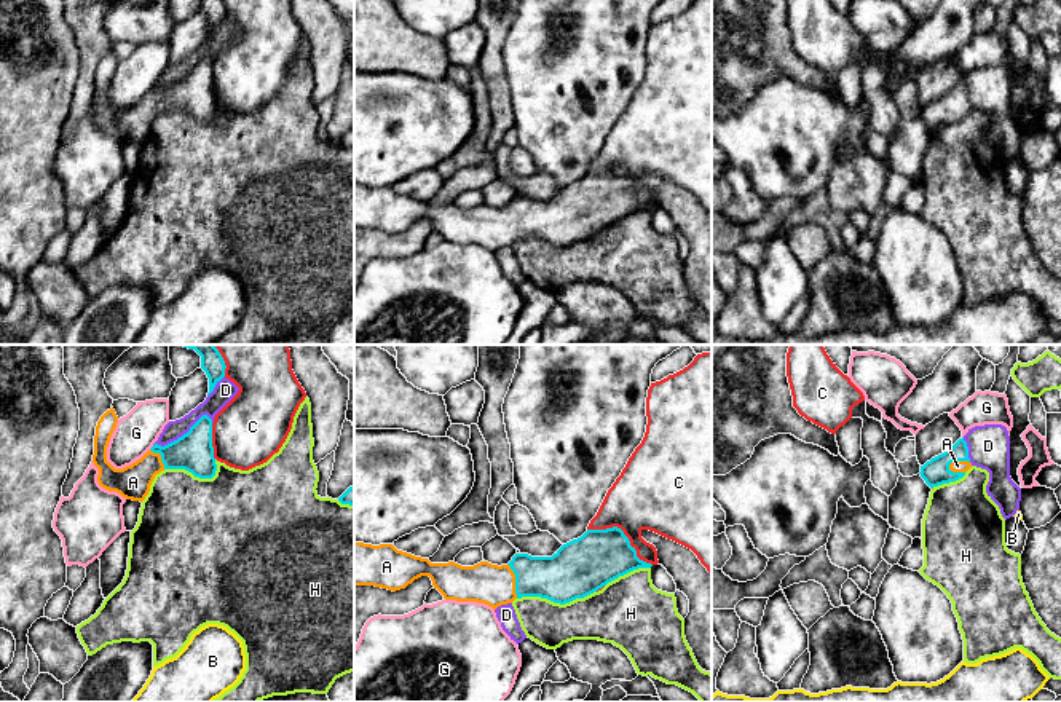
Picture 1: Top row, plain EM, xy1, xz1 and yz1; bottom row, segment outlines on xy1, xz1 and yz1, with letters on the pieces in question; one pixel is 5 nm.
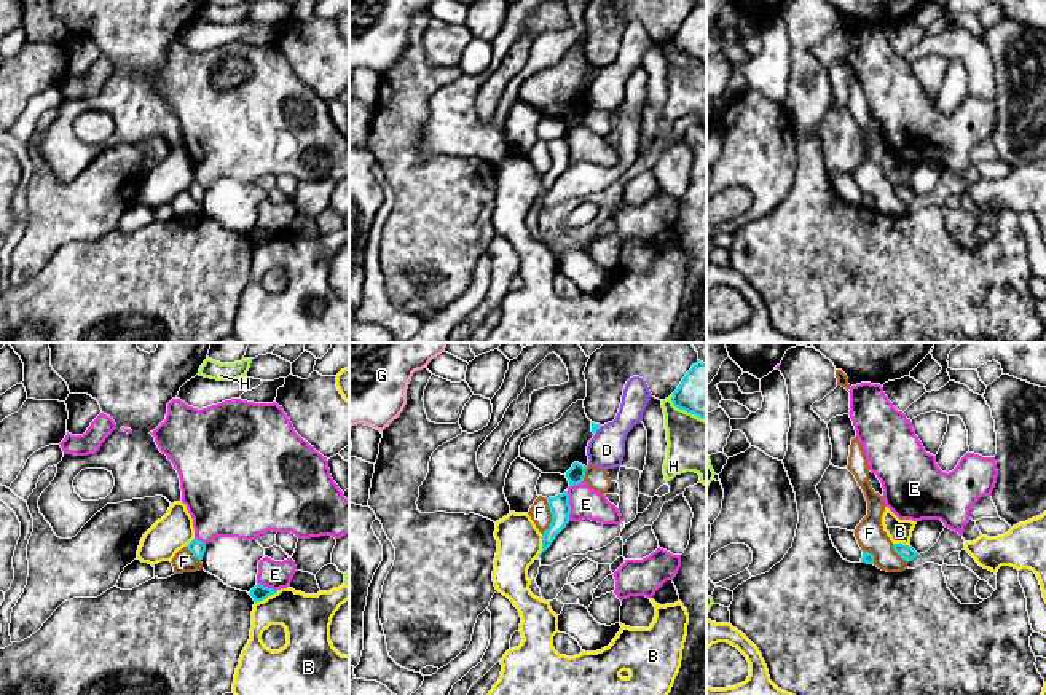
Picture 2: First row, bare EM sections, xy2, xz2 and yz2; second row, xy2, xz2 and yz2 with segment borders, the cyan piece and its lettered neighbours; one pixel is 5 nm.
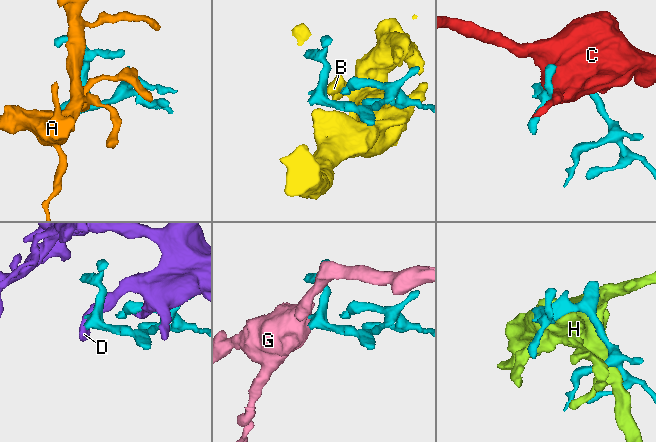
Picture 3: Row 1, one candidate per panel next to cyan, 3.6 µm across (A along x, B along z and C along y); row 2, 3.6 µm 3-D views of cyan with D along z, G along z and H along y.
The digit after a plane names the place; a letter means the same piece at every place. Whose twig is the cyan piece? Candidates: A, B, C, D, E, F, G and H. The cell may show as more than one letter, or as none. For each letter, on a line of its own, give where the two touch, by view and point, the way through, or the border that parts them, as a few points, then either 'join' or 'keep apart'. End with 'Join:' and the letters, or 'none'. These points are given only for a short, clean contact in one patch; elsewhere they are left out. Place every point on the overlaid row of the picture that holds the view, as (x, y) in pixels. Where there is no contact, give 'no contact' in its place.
A: contact yz1 (956, 460); way yz1 (935, 473), (956, 460), (958, 466); join
B: contact xy2 (267, 596); keep apart
C: contact xz1 (623, 533); keep apart
D: contact xy1 (184, 434); keep apart
E: contact xz2 (570, 506); keep apart
F: contact xz2 (552, 517); border xz2 (547, 499), (550, 523), (542, 534); keep apart
G: contact xy1 (152, 447); keep apart
H: contact xz1 (556, 602); keep apart
Join: A

